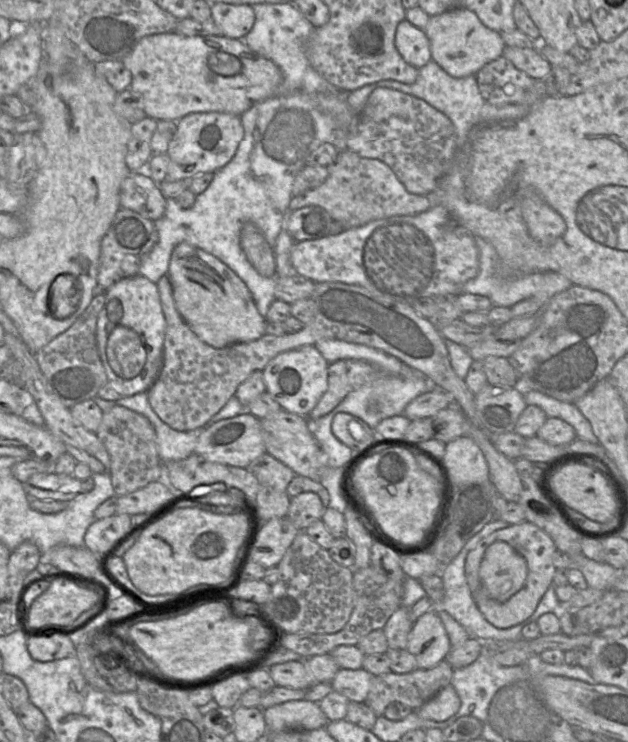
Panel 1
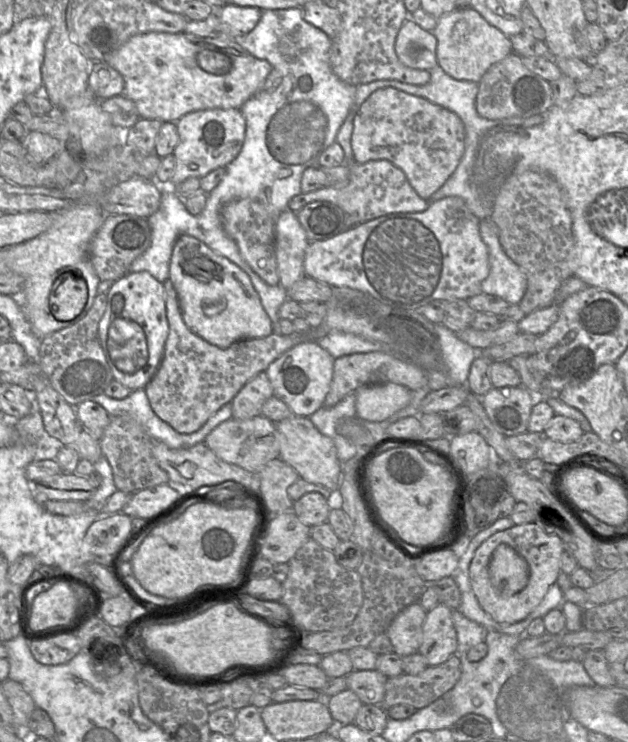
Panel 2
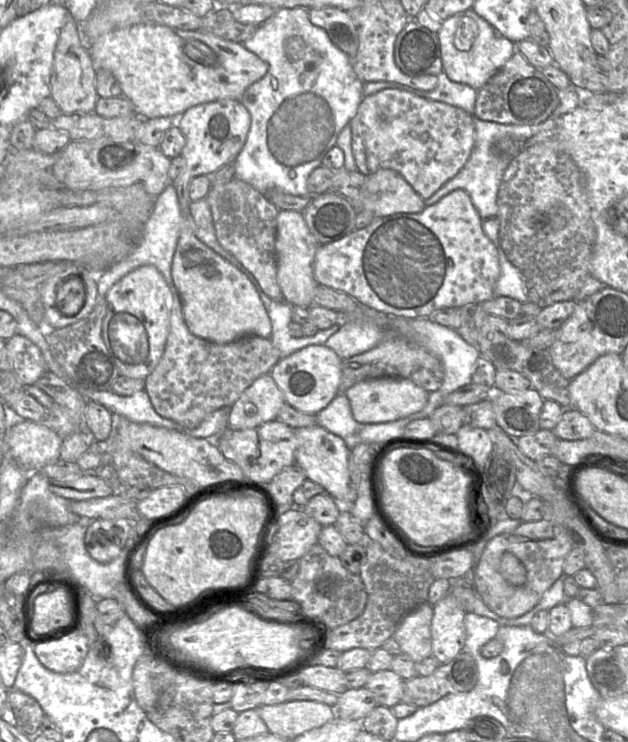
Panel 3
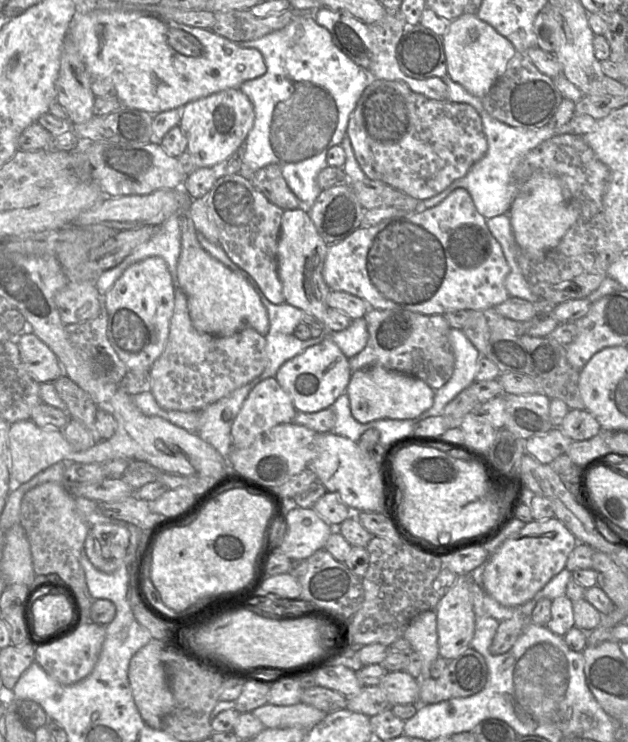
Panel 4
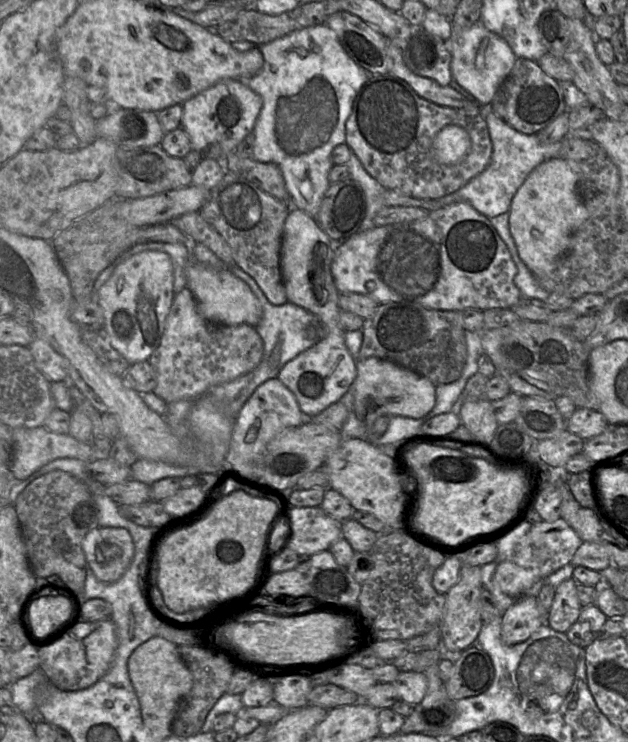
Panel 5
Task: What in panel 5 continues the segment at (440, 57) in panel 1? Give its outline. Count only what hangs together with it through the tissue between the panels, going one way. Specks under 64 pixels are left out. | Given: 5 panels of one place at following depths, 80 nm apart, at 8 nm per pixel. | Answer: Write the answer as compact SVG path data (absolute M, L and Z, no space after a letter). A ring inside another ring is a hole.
M477 21L469 27L452 26L447 46L452 56L453 80L468 91L480 105L490 104L517 59L510 45L501 36L487 29L481 21Z

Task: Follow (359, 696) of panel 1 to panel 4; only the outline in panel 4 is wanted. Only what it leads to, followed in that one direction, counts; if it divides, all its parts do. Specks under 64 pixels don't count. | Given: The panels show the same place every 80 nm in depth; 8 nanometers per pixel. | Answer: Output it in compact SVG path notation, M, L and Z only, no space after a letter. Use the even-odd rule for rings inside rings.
M406 671L387 672L379 686L385 691L391 706L419 702L419 681Z

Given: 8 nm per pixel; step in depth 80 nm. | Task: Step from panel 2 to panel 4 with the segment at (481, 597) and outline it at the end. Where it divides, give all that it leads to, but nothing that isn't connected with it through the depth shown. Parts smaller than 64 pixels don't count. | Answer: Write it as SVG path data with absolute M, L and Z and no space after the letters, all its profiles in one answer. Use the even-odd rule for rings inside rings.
M555 516L526 523L489 556L482 587L488 595L504 606L522 605L566 568L568 557L578 543L573 533Z

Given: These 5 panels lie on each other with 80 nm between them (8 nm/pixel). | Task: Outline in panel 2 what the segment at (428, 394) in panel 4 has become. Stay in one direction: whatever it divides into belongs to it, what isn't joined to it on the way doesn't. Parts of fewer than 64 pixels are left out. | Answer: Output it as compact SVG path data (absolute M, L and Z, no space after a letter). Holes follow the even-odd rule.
M395 383L364 385L355 394L357 416L371 422L386 420L412 400L412 391Z

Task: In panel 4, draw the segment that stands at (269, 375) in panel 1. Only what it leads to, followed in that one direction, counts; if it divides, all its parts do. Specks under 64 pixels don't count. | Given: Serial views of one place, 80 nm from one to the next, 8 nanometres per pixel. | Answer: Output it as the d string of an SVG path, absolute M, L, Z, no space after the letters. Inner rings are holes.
M326 329L326 335L319 344L286 361L276 373L275 378L291 397L297 411L313 413L331 407L346 391L352 375L349 358L332 340L332 332L336 331Z

